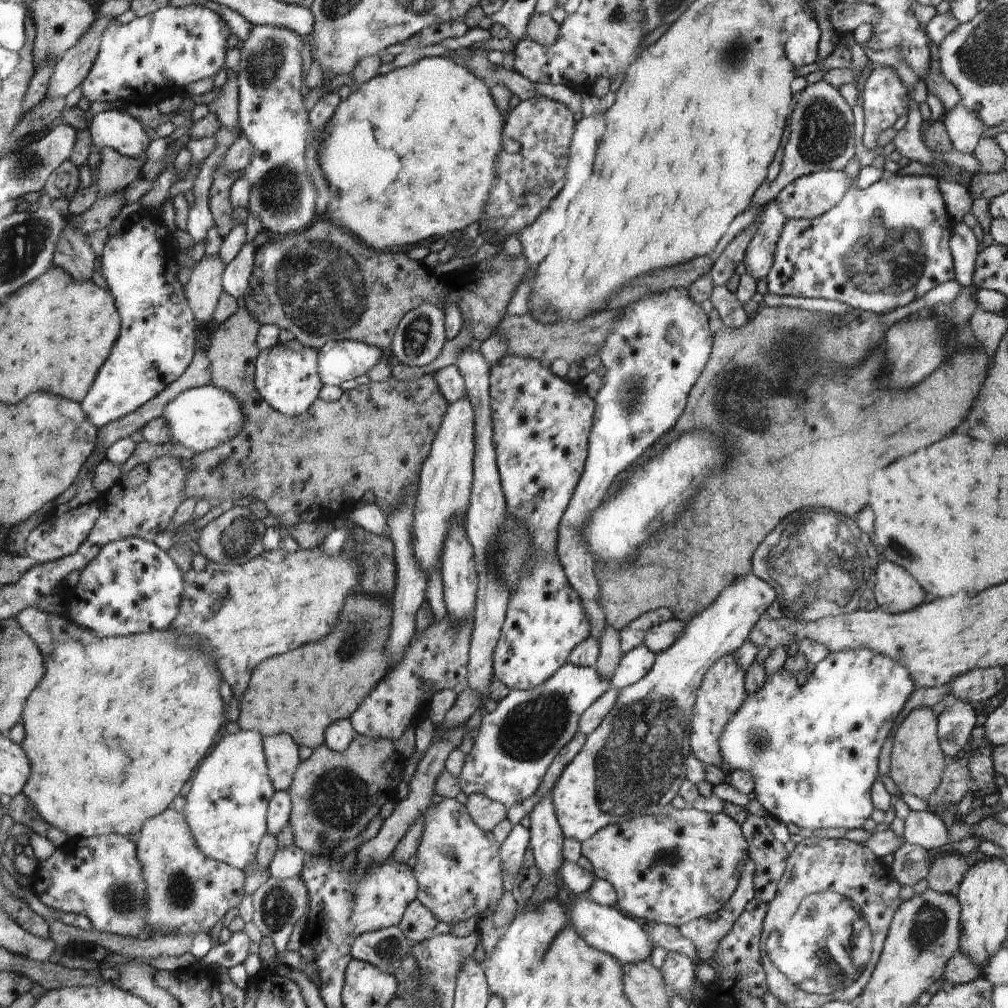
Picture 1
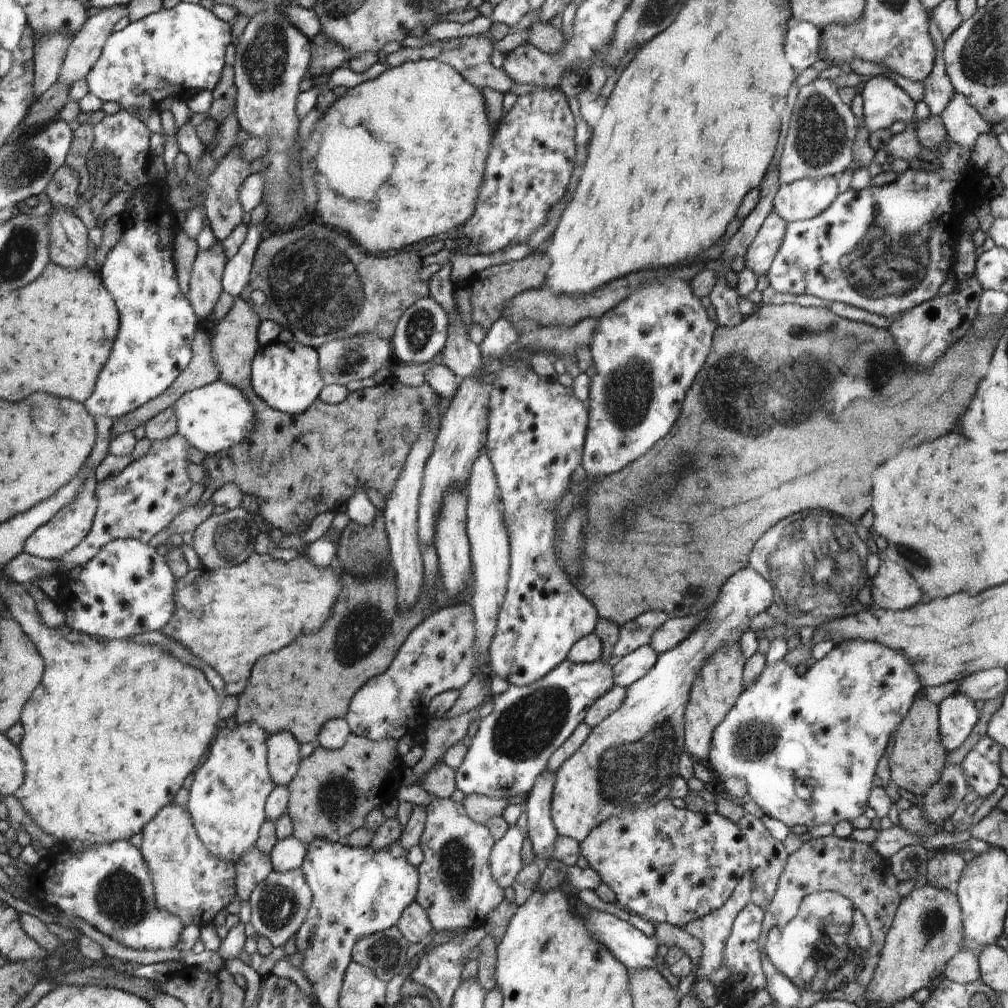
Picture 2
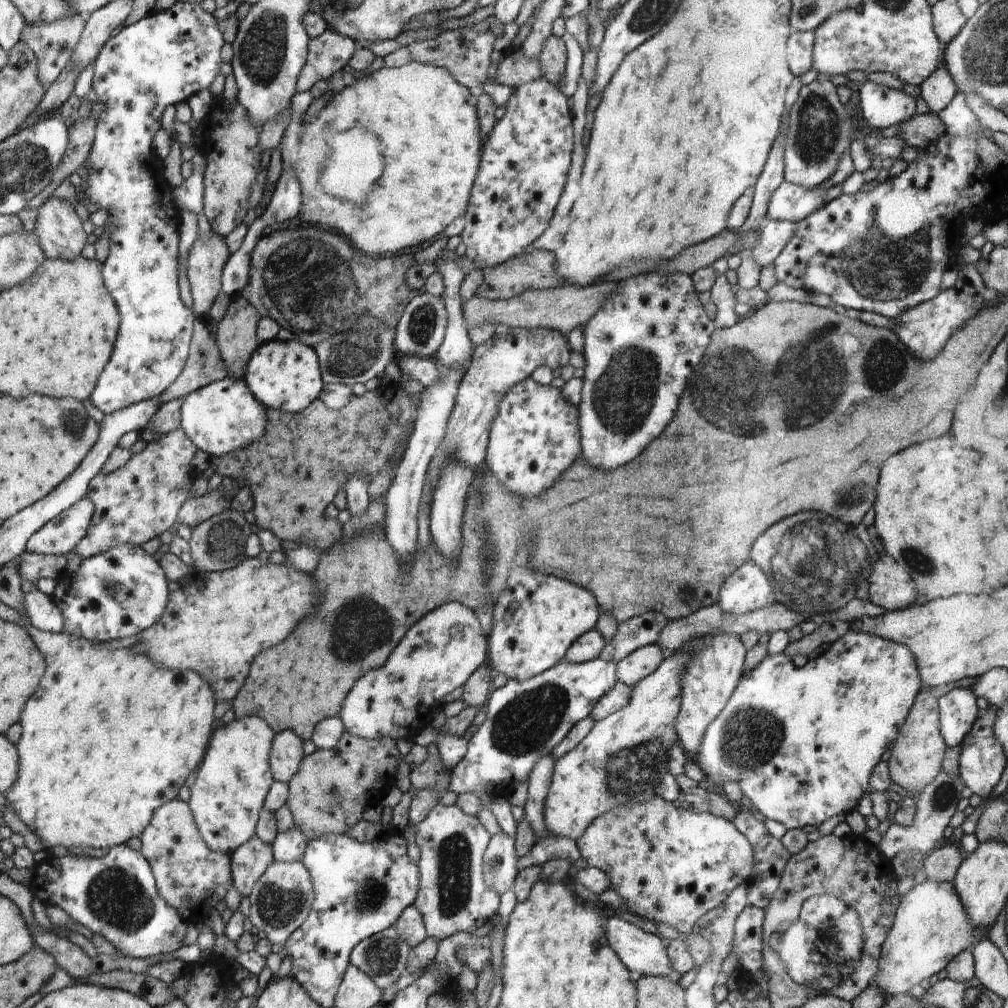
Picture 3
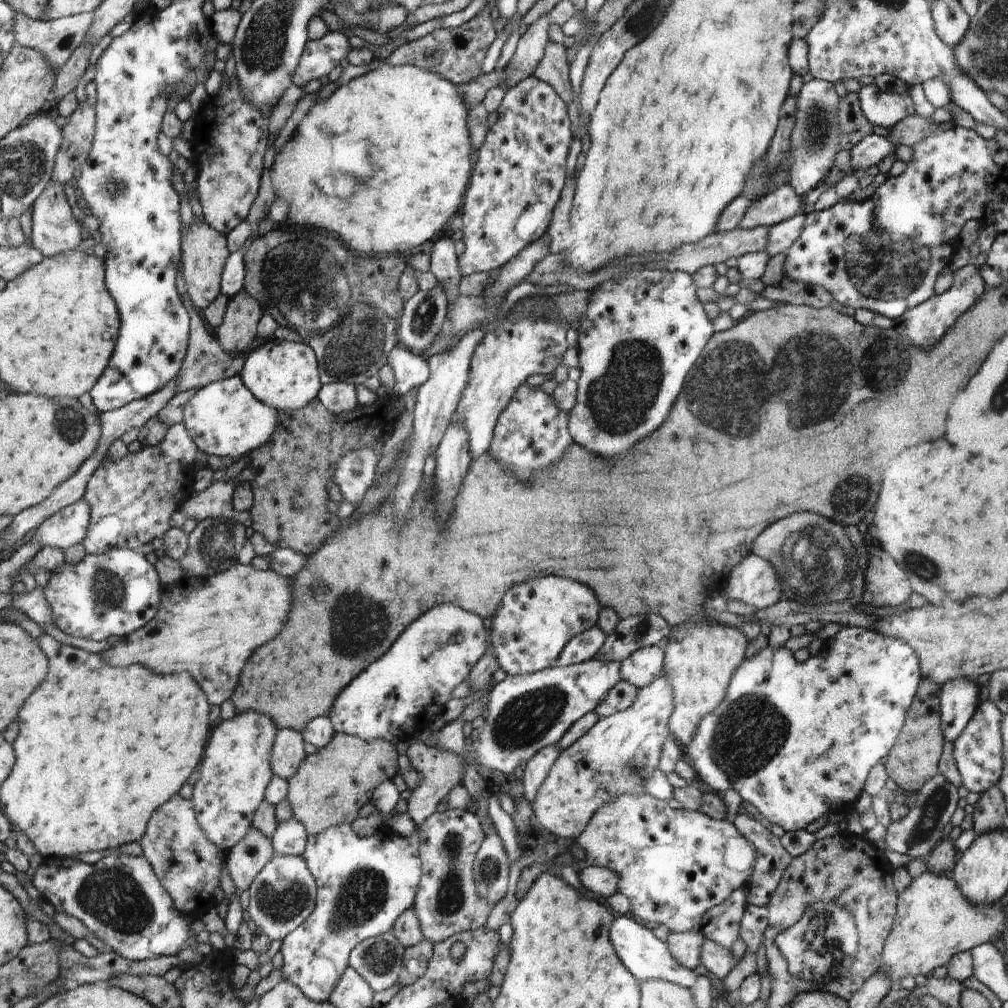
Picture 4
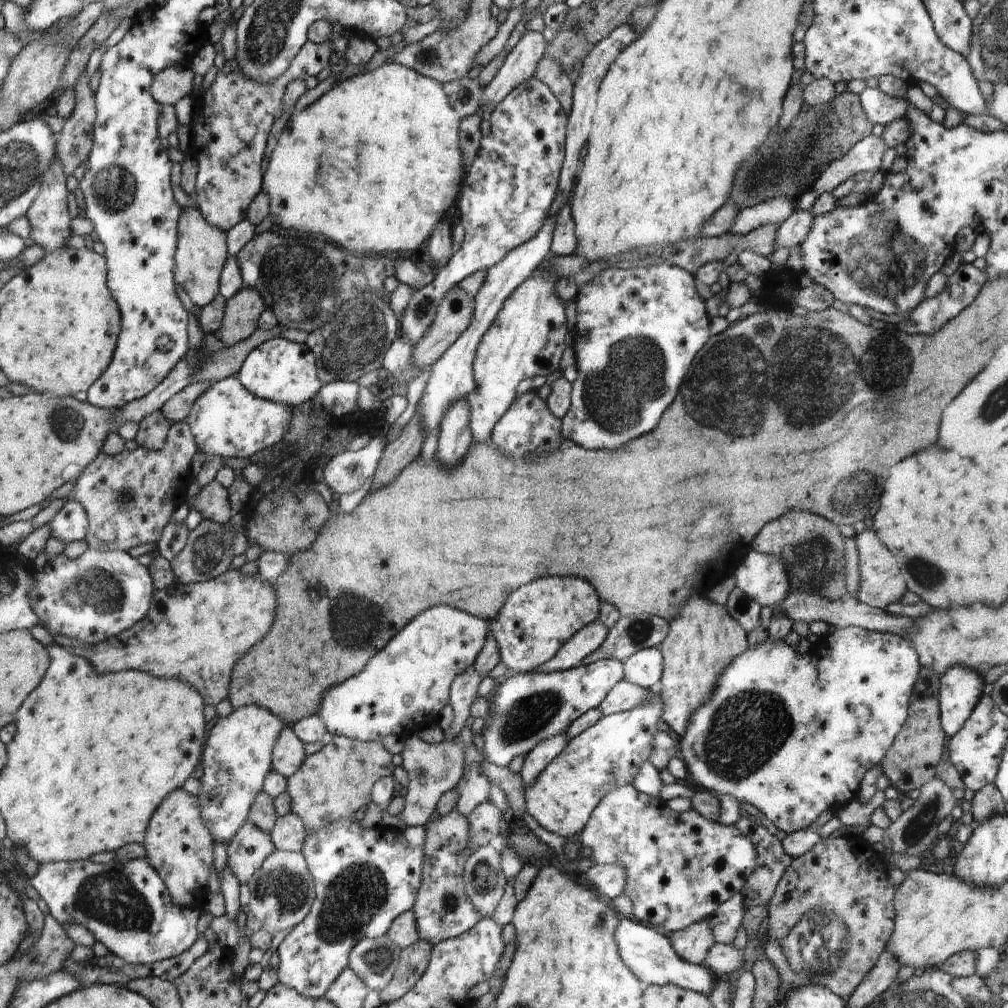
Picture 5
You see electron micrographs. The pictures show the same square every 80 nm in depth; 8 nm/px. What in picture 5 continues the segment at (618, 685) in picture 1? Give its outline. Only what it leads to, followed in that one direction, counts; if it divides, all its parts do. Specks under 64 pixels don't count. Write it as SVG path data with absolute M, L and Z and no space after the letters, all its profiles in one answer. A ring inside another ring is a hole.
M659 647L639 650L623 664L627 681L649 690L659 687L664 671L664 656Z

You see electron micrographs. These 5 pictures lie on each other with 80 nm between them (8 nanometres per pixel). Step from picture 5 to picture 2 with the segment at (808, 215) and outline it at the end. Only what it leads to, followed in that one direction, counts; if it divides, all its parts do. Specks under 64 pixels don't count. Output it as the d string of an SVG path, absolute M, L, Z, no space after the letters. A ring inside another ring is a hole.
M772 211L762 223L745 254L745 266L751 268L756 276L767 274L772 261L782 244L787 222Z

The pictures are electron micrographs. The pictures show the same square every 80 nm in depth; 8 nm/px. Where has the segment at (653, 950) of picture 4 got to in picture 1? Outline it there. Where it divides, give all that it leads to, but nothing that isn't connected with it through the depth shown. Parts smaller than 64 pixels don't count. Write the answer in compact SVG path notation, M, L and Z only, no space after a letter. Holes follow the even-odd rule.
M582 895L569 896L569 902L571 904L569 922L590 946L609 953L622 964L650 960L650 953L655 944L637 919L625 914L617 906L599 905L597 902L586 900Z

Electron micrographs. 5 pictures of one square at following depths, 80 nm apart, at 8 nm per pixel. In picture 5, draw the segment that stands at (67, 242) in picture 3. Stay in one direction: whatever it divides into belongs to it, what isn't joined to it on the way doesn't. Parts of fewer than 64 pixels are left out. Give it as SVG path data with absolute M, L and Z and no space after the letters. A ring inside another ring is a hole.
M54 158L52 166L42 178L42 184L36 200L30 207L28 220L31 226L30 238L39 244L46 254L56 251L60 246L64 246L66 238L70 236L70 215L68 213L68 191L66 189L66 174L62 163L58 163L58 158Z

